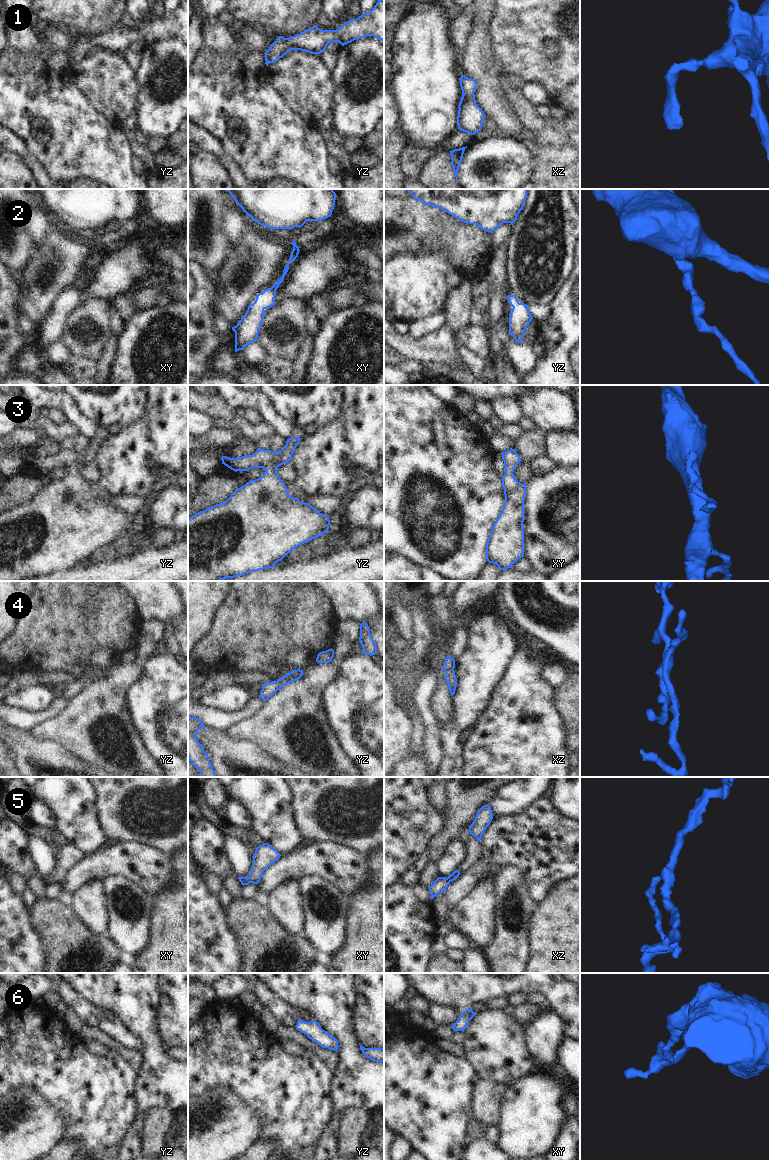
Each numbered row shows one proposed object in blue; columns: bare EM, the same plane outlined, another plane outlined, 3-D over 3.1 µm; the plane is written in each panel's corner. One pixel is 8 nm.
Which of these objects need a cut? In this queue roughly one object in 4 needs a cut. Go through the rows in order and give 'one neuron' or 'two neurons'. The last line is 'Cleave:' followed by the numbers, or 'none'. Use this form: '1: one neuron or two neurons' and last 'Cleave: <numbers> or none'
1: one neuron
2: one neuron
3: one neuron
4: one neuron
5: one neuron
6: one neuron
Cleave: none

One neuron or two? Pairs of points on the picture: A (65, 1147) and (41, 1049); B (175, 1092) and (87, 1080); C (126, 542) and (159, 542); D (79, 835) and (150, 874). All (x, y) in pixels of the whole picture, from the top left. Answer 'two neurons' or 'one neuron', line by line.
A: two neurons
B: two neurons
C: two neurons
D: two neurons

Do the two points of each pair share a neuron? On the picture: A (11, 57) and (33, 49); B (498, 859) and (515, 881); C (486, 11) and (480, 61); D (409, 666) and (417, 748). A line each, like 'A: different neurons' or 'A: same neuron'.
A: different neurons
B: different neurons
C: same neuron
D: same neuron

